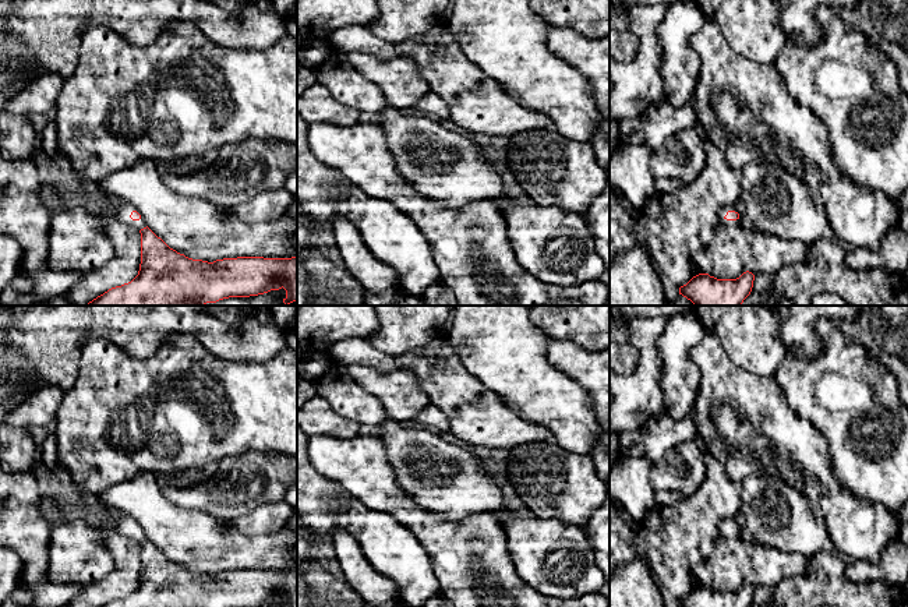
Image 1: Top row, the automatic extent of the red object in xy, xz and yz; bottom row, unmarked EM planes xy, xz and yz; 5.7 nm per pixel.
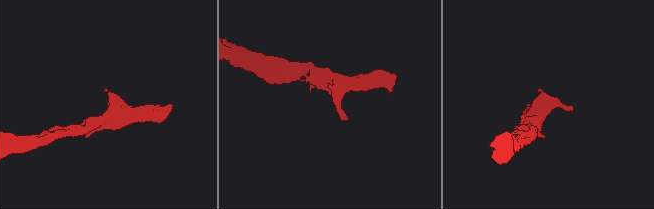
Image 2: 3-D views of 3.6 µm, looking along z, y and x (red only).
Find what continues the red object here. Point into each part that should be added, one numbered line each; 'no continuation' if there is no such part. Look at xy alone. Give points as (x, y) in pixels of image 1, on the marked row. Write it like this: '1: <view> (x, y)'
1: xy (123, 214)

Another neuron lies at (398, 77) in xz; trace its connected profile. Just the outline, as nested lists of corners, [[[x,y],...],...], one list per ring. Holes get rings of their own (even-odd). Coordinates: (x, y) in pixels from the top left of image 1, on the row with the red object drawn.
[[[346,54],[351,66],[377,84],[388,103],[396,109],[413,109],[413,106],[430,92],[430,87],[420,75],[416,61],[409,56],[389,59],[372,54]]]

